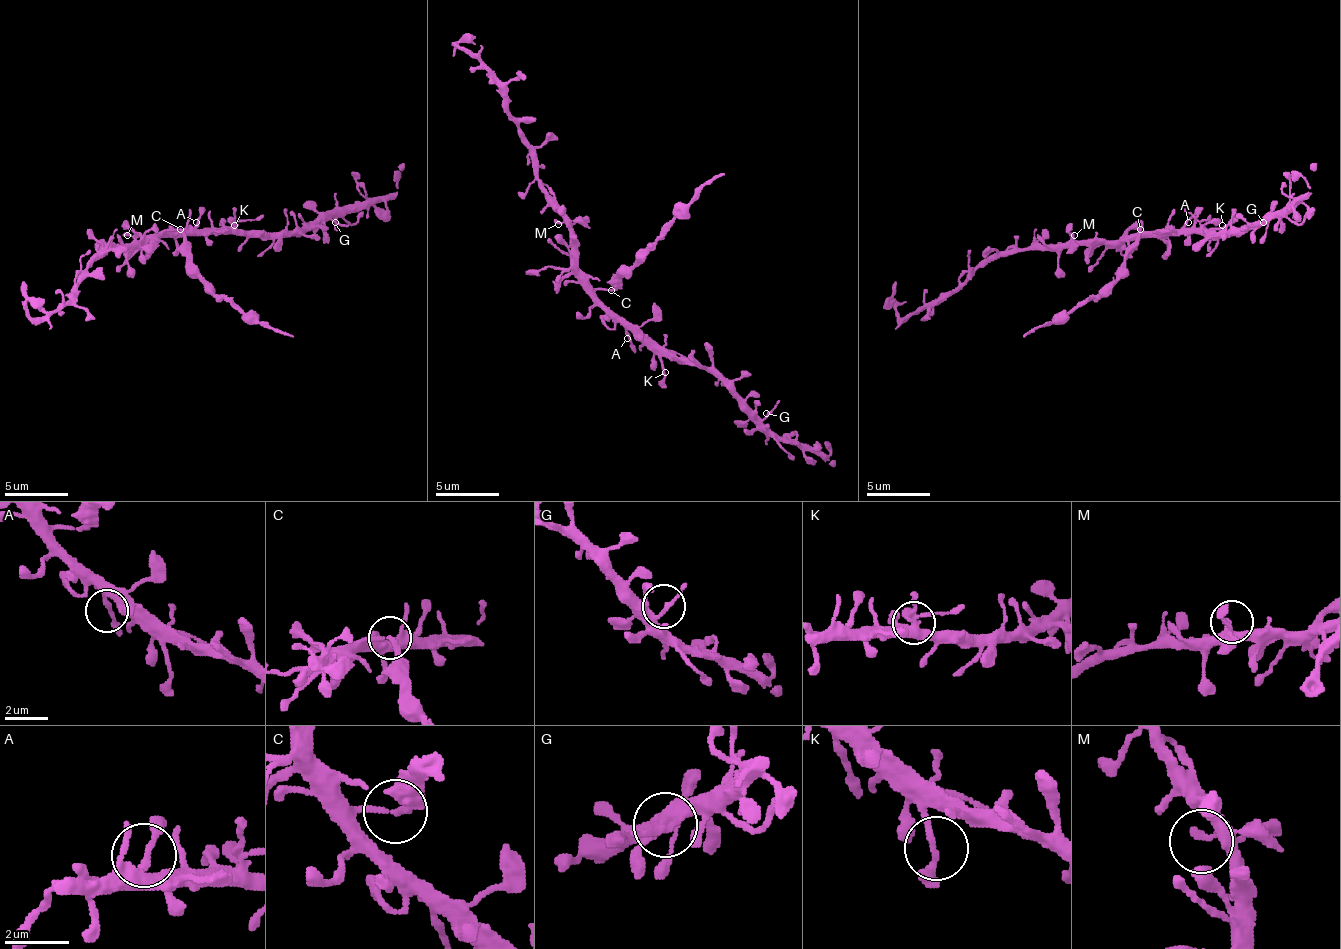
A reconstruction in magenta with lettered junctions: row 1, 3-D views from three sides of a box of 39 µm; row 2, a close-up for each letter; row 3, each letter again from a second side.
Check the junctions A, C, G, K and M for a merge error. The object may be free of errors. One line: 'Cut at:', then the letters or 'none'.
Cut at: C

